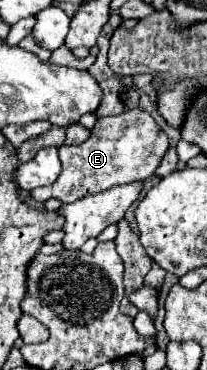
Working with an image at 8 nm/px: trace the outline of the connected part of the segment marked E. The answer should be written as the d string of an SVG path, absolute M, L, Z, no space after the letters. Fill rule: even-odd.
M127 110L117 116L97 118L91 128L91 136L79 146L59 146L59 160L63 164L61 176L51 186L35 188L29 196L35 202L45 202L49 198L61 200L61 204L71 204L83 196L97 194L109 190L119 184L139 182L155 174L161 158L169 148L169 140L165 132L157 126L157 122L143 110Z

